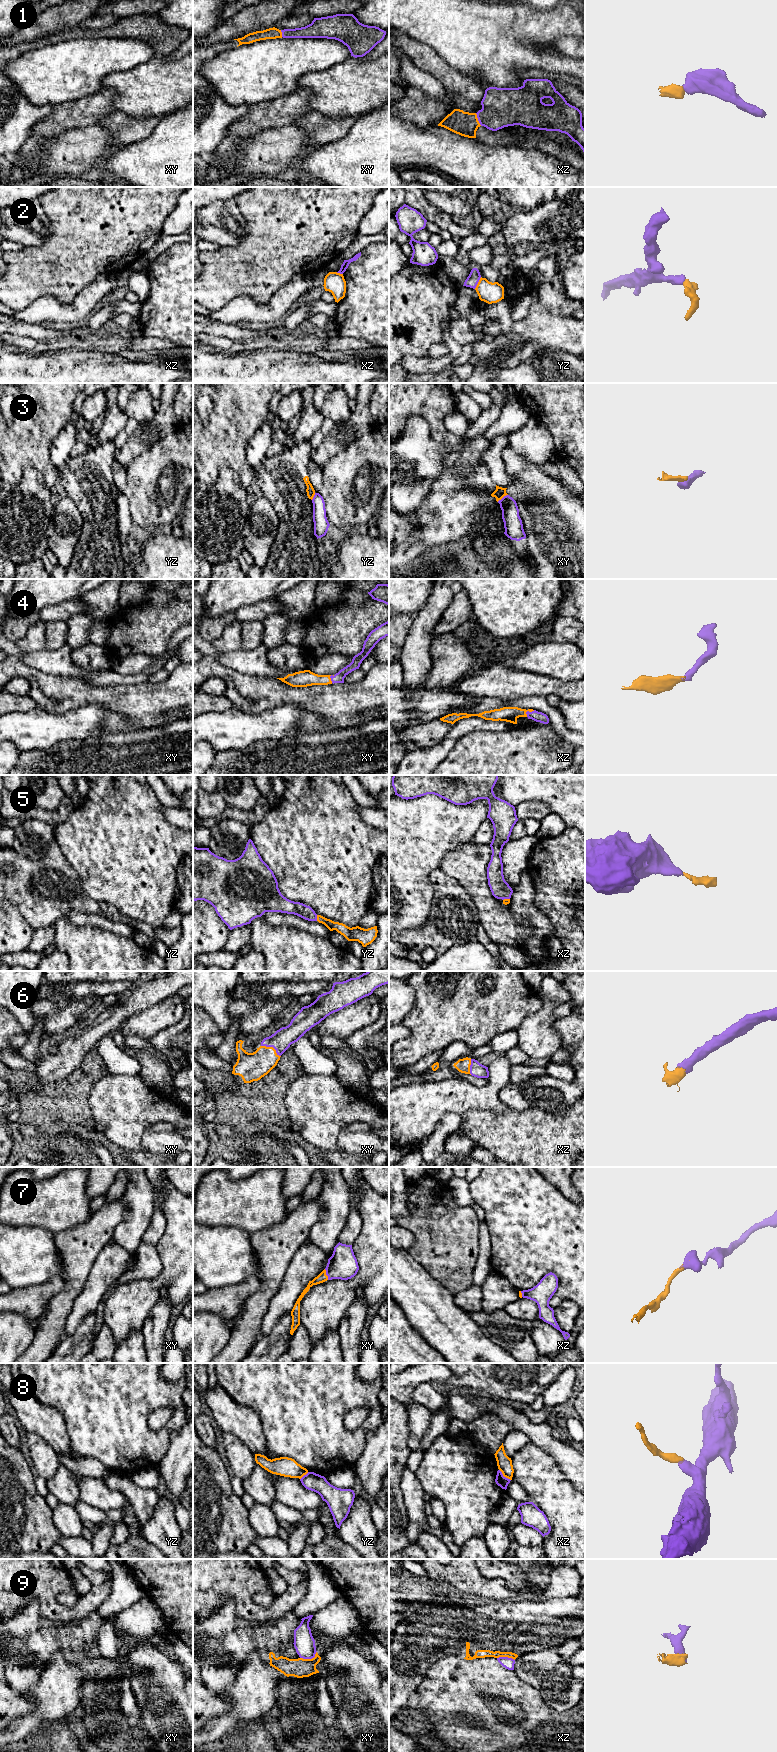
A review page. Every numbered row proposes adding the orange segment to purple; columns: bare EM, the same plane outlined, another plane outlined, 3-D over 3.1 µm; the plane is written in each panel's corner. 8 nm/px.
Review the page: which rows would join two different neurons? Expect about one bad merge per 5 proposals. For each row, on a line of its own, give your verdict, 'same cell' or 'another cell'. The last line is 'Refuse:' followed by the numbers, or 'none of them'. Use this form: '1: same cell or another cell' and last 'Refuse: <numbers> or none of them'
1: same cell
2: another cell
3: another cell
4: same cell
5: same cell
6: same cell
7: same cell
8: another cell
9: another cell
Refuse: 2, 3, 8, 9

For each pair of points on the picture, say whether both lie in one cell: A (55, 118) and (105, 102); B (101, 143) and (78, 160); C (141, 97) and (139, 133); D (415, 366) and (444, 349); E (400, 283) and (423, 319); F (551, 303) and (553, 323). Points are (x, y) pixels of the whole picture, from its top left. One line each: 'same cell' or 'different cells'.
A: same cell
B: same cell
C: different cells
D: different cells
E: same cell
F: different cells

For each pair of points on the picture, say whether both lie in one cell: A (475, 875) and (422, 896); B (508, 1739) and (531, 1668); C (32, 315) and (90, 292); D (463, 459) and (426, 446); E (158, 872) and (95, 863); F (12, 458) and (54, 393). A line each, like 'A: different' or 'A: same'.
A: different
B: different
C: same
D: same
E: same
F: same

